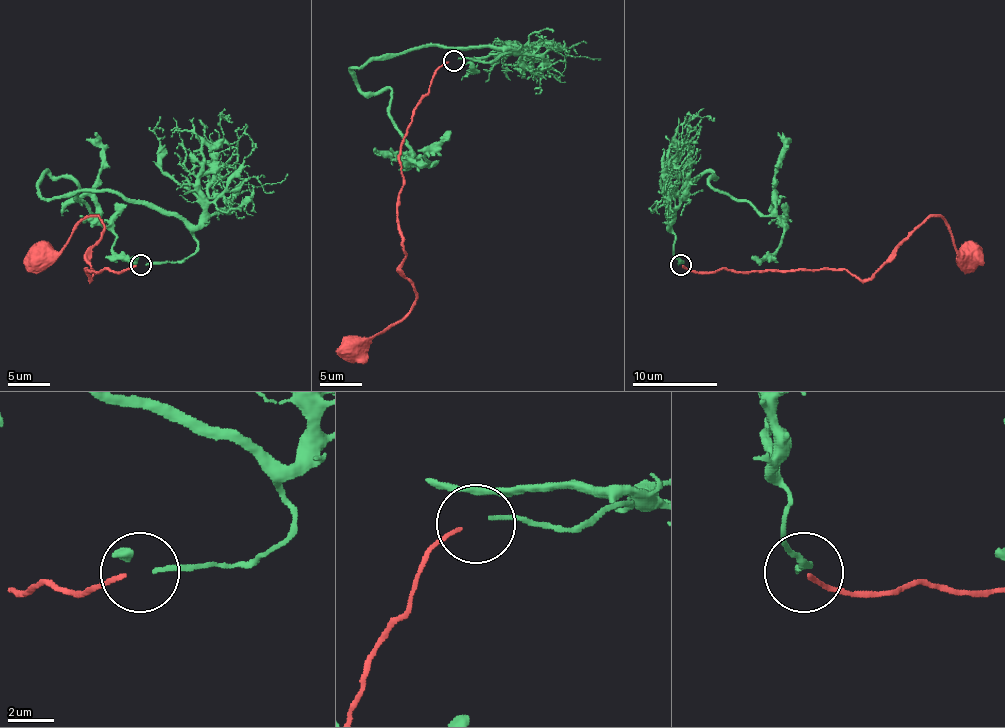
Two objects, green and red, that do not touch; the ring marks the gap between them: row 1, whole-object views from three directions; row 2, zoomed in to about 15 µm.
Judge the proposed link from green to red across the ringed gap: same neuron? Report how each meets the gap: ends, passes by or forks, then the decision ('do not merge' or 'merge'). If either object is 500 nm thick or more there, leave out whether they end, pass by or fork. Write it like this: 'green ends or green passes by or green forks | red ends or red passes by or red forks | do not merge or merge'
green ends | red ends | merge

